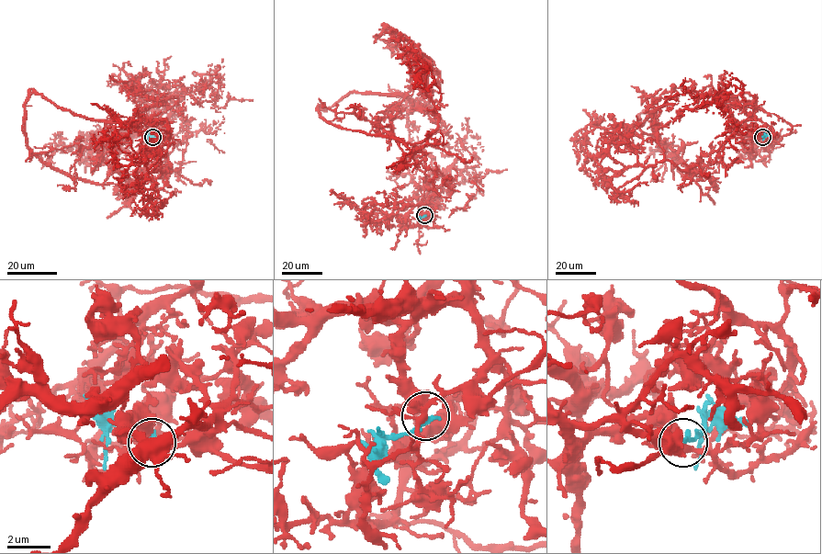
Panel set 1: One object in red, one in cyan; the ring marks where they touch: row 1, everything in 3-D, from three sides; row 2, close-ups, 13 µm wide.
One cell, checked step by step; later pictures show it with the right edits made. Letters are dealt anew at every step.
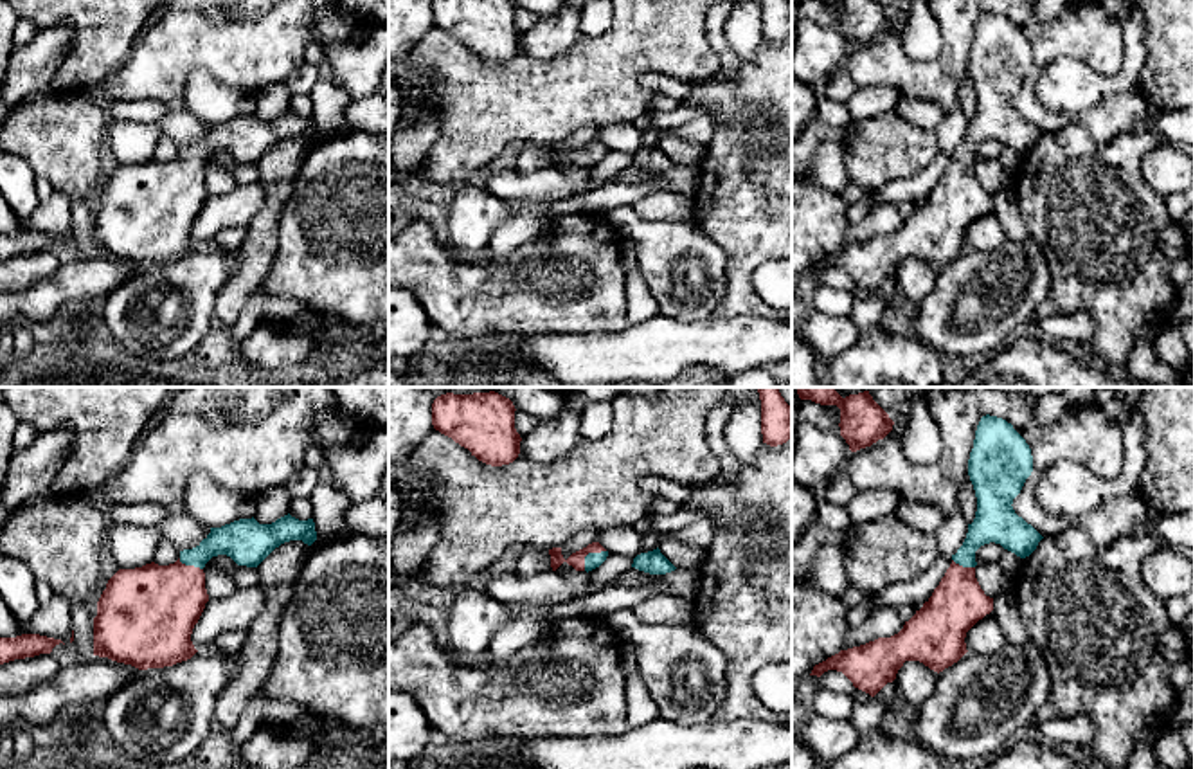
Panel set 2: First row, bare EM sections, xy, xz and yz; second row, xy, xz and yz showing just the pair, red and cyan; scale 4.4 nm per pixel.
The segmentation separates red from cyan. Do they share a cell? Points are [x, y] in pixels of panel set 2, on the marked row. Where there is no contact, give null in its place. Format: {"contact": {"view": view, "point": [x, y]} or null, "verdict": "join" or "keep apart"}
{"contact": {"view": "xz", "point": [589, 551]}, "verdict": "join"}

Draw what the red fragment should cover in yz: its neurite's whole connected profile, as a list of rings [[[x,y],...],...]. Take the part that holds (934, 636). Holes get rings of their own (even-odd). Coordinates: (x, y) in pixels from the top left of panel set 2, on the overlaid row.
[[[982,416],[968,459],[975,519],[939,585],[898,634],[840,650],[815,665],[810,675],[837,670],[875,697],[896,679],[905,661],[919,661],[937,674],[957,663],[968,652],[966,632],[993,611],[993,598],[975,578],[975,551],[995,542],[1026,558],[1044,538],[1011,506],[1031,472],[1033,456],[1026,439],[1006,420]]]

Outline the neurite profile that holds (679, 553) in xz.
[[[677,538],[662,540],[659,549],[675,567],[698,569],[705,558],[705,547],[696,547]]]

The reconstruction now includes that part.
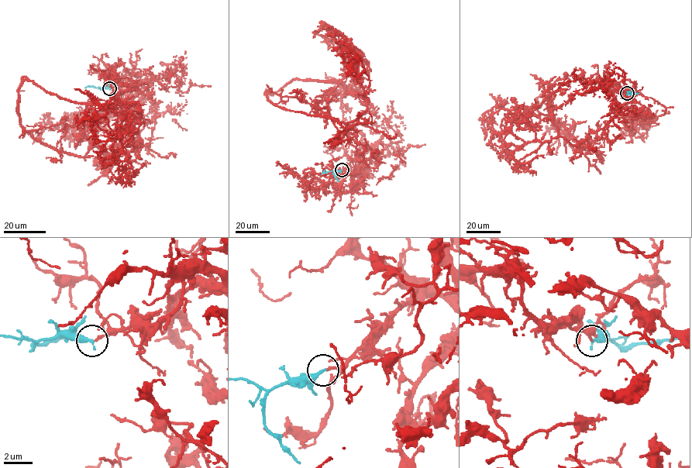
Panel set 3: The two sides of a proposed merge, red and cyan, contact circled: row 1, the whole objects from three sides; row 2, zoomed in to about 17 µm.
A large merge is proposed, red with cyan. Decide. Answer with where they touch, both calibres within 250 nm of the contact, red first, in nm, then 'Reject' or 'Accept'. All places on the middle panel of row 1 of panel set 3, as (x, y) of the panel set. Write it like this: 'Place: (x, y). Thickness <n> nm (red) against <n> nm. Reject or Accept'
Place: (342, 170). Thickness 180 nm (red) against 320 nm. Accept

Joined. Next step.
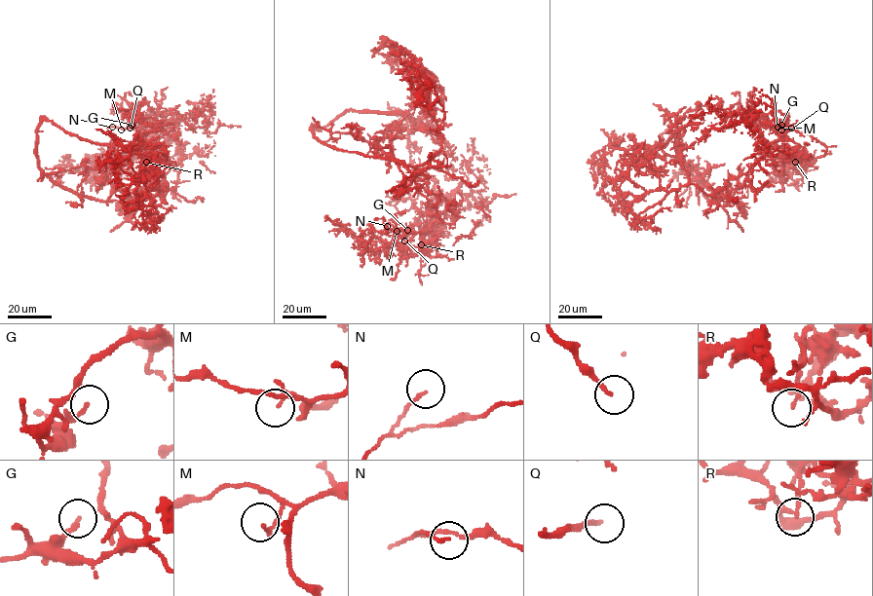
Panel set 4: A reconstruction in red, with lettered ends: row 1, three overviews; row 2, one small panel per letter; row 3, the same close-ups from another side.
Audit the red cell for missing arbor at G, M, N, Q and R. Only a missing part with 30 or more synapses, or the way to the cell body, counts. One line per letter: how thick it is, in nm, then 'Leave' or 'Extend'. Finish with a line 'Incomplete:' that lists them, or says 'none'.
G: Thickness 190 nm. Leave
M: Thickness 150 nm. Leave
N: Thickness 90 nm. Leave
Q: Thickness 140 nm. Leave
R: Thickness 110 nm. Leave
Incomplete: none

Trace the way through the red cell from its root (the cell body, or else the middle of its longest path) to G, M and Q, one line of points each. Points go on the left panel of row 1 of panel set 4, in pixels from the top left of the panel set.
G: (153, 174), (152, 155), (168, 146), (172, 122), (166, 126), (149, 118), (142, 126), (132, 128), (132, 125)
M: (153, 174), (152, 155), (168, 146), (172, 122), (166, 126), (149, 118), (142, 126), (121, 130)
Q: (153, 174), (152, 155), (168, 146), (172, 122), (166, 126), (149, 118), (142, 126), (130, 128)

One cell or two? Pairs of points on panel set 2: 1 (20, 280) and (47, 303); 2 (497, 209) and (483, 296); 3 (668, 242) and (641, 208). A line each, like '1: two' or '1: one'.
1: two
2: two
3: two

